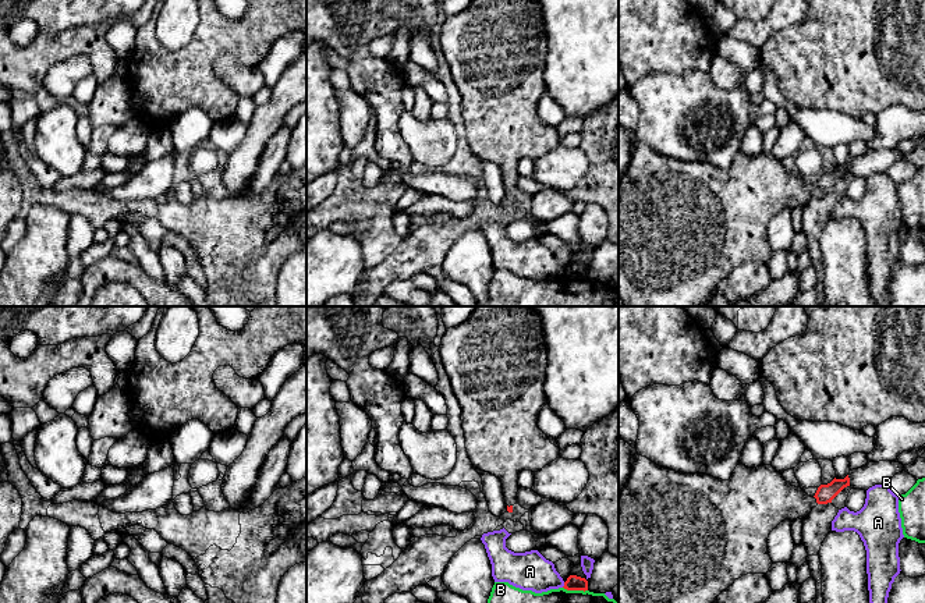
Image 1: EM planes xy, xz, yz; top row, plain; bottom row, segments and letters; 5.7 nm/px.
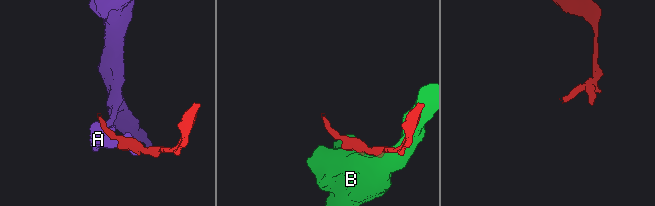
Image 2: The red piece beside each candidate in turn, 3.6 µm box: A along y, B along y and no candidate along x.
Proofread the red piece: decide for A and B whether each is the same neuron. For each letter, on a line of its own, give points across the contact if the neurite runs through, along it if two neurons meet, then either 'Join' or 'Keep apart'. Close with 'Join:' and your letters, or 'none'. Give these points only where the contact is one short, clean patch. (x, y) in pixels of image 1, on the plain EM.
A: Boundary: xz (564, 270), (562, 275). Keep apart
B: Keep apart
Join: none

